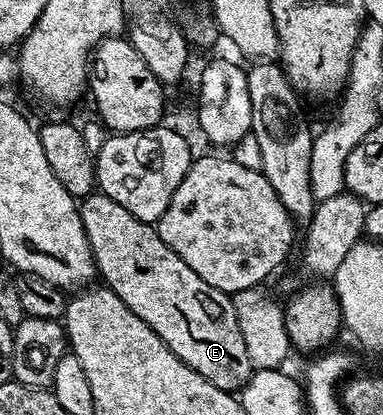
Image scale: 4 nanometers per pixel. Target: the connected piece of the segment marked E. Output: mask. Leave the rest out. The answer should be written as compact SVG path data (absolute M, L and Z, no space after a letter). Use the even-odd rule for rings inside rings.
M94 192L80 199L79 209L87 232L89 254L101 273L100 281L113 290L115 296L119 296L119 300L123 300L123 304L127 304L127 308L135 312L135 316L142 318L164 340L167 348L171 348L171 352L179 356L179 360L199 372L199 376L203 376L220 390L240 392L253 375L254 368L247 356L247 347L236 319L232 297L219 292L219 288L211 288L207 280L195 276L195 272L191 272L191 268L187 268L187 264L183 264L183 260L179 260L179 256L175 256L175 252L167 248L167 244L163 244L156 229L150 223L131 216L131 212L123 208L123 204L115 204L115 200L105 194Z

